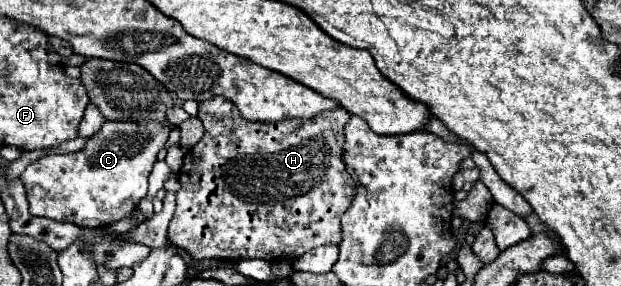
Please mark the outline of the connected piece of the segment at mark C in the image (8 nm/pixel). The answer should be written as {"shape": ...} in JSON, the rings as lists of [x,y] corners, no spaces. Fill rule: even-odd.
{"shape":[[[105,122],[81,152],[63,156],[47,154],[31,162],[20,176],[25,182],[29,212],[33,216],[93,228],[121,220],[145,196],[147,178],[167,136],[169,130],[157,122],[149,122],[147,126],[135,122]]]}

